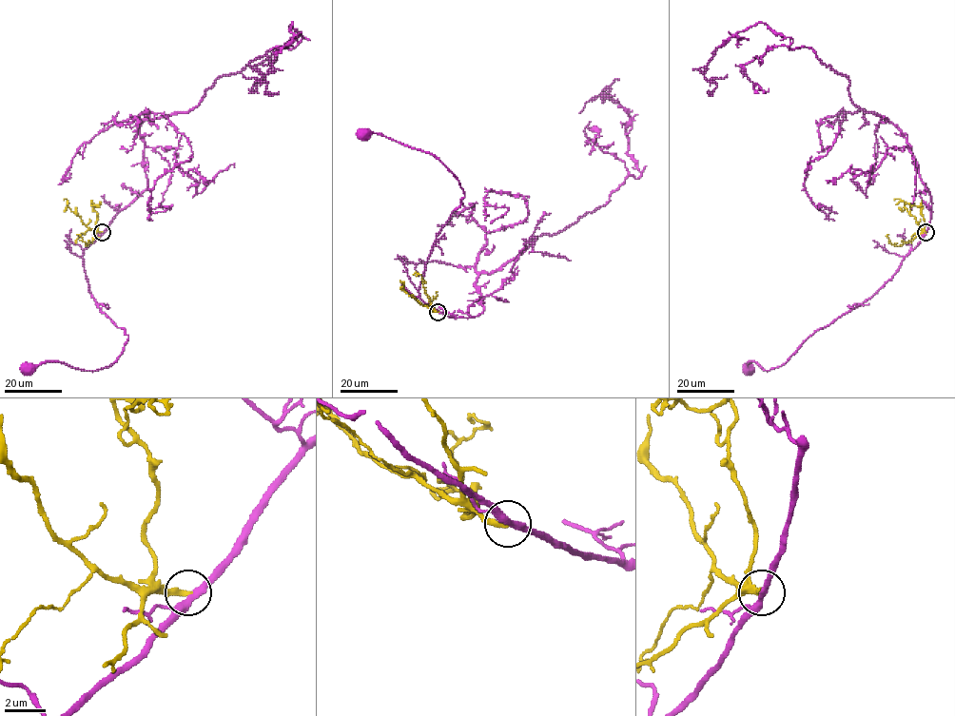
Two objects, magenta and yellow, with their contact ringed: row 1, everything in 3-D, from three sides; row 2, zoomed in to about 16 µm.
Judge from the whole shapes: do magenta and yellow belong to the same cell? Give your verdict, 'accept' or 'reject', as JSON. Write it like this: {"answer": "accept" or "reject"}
{"answer": "reject"}

